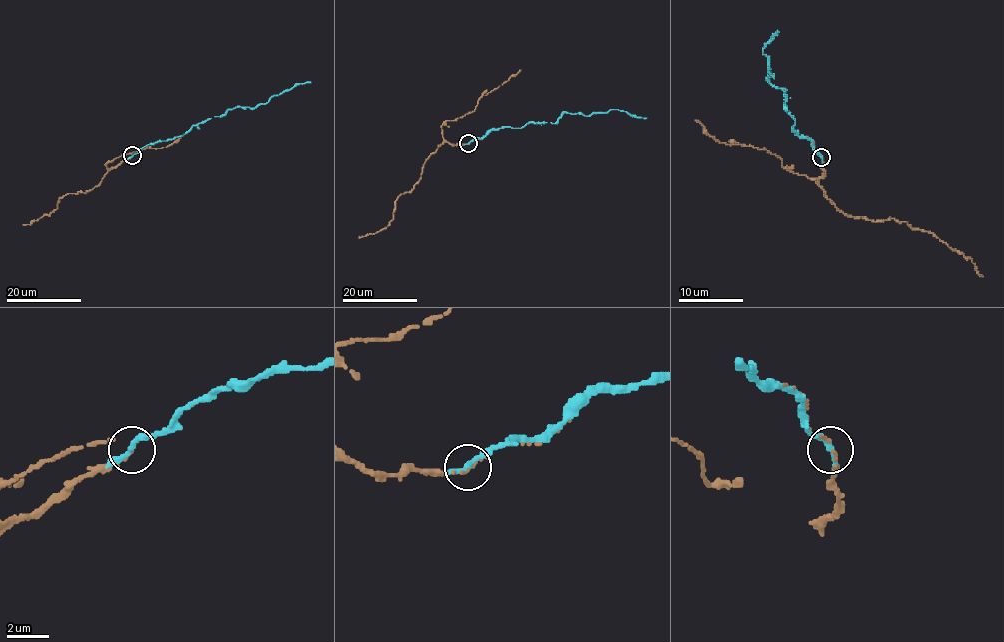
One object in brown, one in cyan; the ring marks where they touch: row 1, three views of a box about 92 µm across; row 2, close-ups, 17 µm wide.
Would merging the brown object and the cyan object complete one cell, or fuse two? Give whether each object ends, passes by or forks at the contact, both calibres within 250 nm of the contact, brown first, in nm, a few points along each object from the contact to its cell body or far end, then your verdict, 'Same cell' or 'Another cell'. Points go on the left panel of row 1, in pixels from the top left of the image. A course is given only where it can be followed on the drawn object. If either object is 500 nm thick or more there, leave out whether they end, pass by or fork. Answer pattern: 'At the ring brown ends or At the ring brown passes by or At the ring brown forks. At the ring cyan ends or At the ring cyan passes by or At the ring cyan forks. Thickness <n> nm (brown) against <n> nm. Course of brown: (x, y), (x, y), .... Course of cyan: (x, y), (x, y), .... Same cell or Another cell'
At the ring brown ends. At the ring cyan passes by. Thickness 180 nm (brown) against 280 nm. Course of brown: (133, 156), (107, 172), (93, 189), (85, 193), (65, 194), (60, 197), (58, 207), (48, 215), (23, 225). Course of cyan: (133, 156), (157, 142), (181, 137), (193, 126), (229, 110), (255, 108), (297, 84), (310, 82). Same cell

